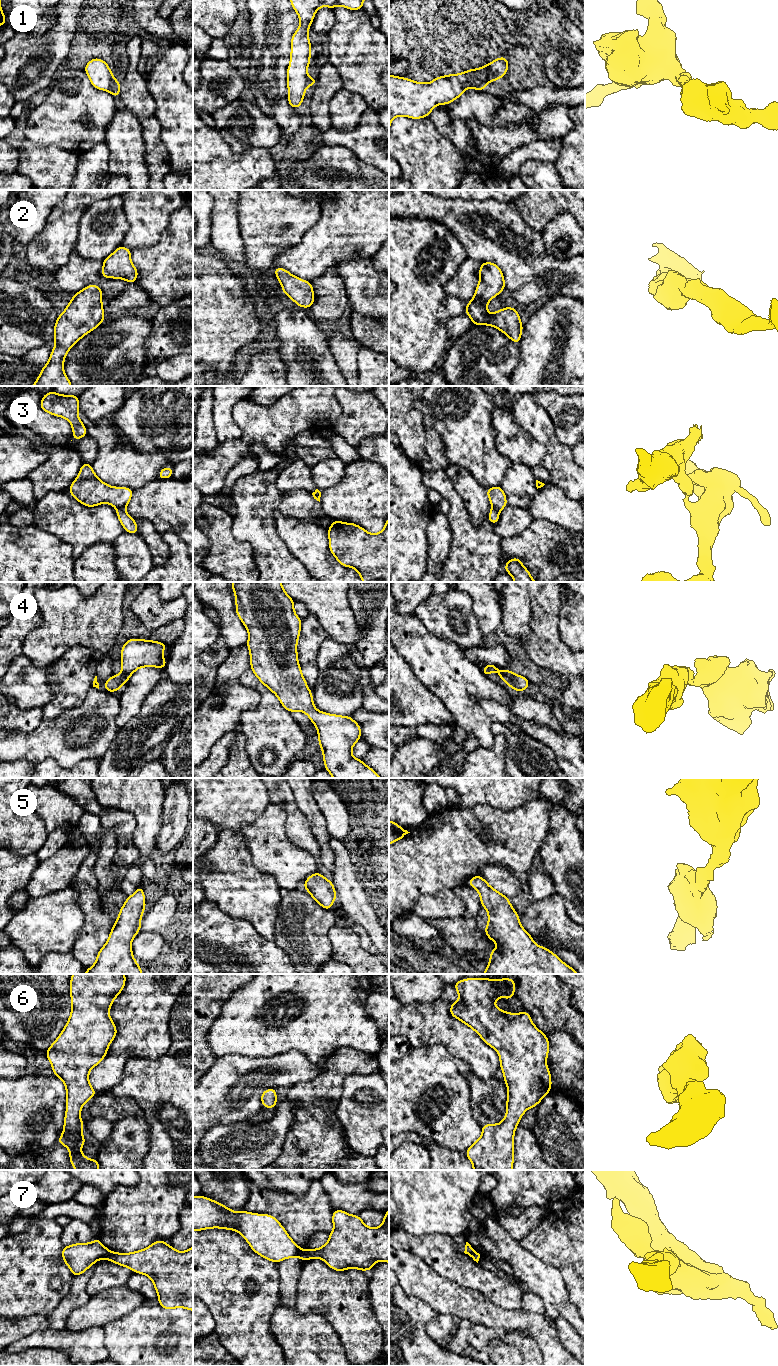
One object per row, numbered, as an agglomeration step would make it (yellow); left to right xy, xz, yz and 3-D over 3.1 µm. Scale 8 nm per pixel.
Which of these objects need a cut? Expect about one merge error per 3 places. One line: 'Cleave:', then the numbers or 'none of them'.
Cleave: 3, 7

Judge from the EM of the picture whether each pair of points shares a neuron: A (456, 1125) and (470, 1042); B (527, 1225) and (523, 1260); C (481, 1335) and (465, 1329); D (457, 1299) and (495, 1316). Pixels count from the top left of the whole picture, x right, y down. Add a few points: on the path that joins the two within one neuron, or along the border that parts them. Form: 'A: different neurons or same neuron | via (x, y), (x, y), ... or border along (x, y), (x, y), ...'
A: different neurons | border along (447, 1049), (451, 1054), (463, 1060), (472, 1071)
B: different neurons | border along (500, 1224), (517, 1241)
C: same neuron | via (477, 1334), (469, 1333)
D: same neuron | via (466, 1304), (470, 1304), (486, 1313)

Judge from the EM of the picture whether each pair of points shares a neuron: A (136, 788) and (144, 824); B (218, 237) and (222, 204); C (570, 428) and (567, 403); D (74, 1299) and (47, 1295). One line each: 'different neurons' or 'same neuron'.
A: same neuron
B: same neuron
C: same neuron
D: different neurons

